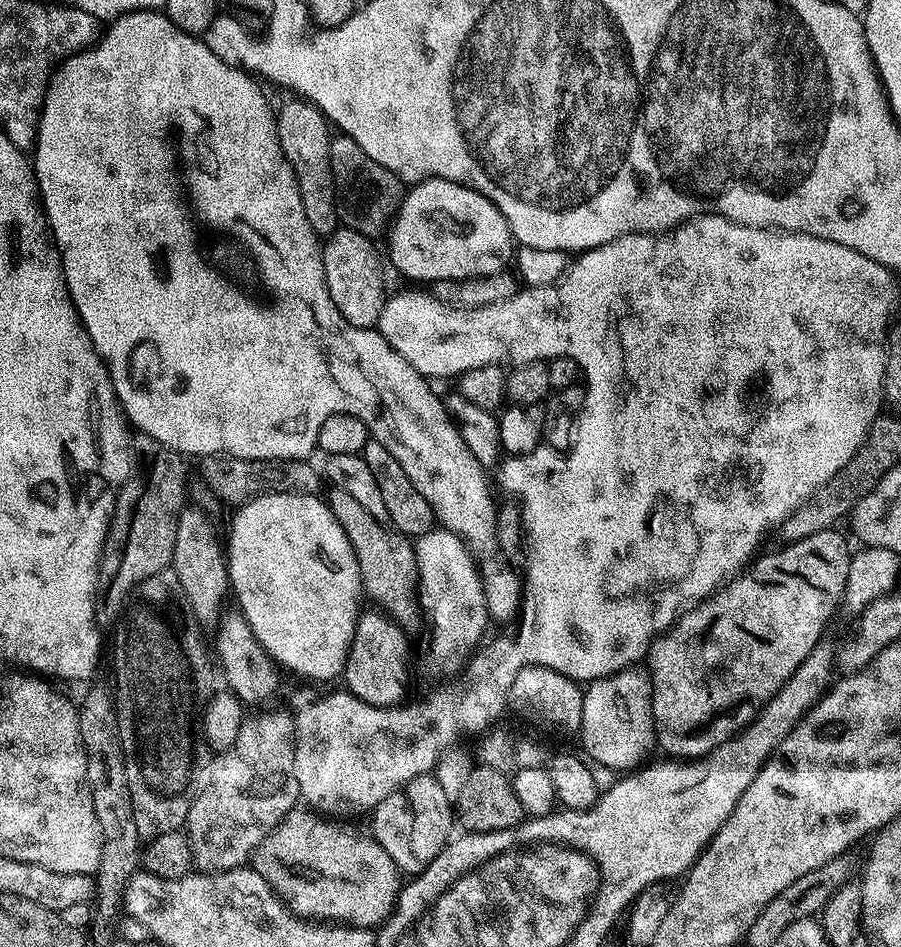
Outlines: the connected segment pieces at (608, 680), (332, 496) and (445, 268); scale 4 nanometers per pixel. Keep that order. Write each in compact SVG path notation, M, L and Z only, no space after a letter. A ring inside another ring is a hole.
M625 670L615 672L612 676L603 676L601 680L591 681L584 692L584 709L578 736L579 739L584 739L584 748L589 756L587 759L597 760L604 768L635 769L645 759L643 756L651 748L657 747L652 701L647 695L640 696L637 700L632 697L636 684L643 680L645 683L646 680L645 673L643 676L636 671L640 670Z
M329 487L326 503L334 518L338 518L338 526L346 534L350 546L356 555L360 582L365 593L368 592L377 600L379 607L384 609L393 620L404 622L417 607L416 595L416 549L413 541L407 536L393 534L384 530L385 525L374 519L346 490Z
M433 178L411 185L392 217L387 236L388 256L393 266L408 280L478 280L483 276L503 273L504 263L514 256L514 237L498 206L494 206L494 202L487 200L482 193L449 180Z

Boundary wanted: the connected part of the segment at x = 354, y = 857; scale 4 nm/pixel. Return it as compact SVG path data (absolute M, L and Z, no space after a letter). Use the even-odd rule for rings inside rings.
M304 806L291 808L286 814L286 818L276 829L267 836L264 844L259 848L254 857L254 867L257 872L262 874L262 878L266 878L266 882L274 889L277 896L288 905L297 915L305 918L315 918L320 922L339 922L347 924L353 928L371 928L384 923L391 915L396 904L396 897L400 894L402 887L402 876L396 867L396 863L390 858L390 854L386 854L386 850L382 850L382 846L367 831L359 832L356 828L351 828L348 824L339 824L339 819L329 818L327 815L321 814L315 810L309 810Z

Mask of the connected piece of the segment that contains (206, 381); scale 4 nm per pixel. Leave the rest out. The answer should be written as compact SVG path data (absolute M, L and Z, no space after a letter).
M156 10L151 14L128 12L125 16L117 16L115 20L107 25L107 28L108 33L105 36L103 33L95 41L94 46L89 46L82 52L75 52L53 71L52 78L48 81L48 88L44 91L44 104L40 107L40 126L34 145L34 153L36 152L34 171L36 173L36 187L40 189L40 202L44 206L44 216L48 220L48 230L57 250L60 251L60 261L64 267L68 293L74 302L76 313L79 314L84 328L90 334L90 342L94 342L94 350L104 360L108 373L112 375L116 401L124 409L129 425L137 433L162 442L162 446L179 452L185 458L221 455L246 458L247 460L303 460L311 457L311 452L315 453L317 451L318 430L322 430L322 422L326 422L326 418L330 418L334 414L345 412L351 416L358 417L367 426L369 437L378 441L382 446L386 446L386 450L390 450L390 454L394 454L398 466L402 466L402 470L406 470L406 474L410 478L410 482L414 482L418 494L422 494L422 498L426 498L426 502L430 502L432 513L436 515L437 521L443 527L447 528L449 532L458 532L465 538L471 537L471 532L485 531L488 528L488 519L494 514L494 501L490 499L490 490L488 489L490 480L489 477L484 477L486 468L480 465L477 458L474 458L474 455L467 449L457 425L444 408L443 399L439 395L436 397L428 389L429 381L420 376L400 354L393 350L390 342L386 342L386 338L382 338L380 331L376 328L350 326L350 322L346 322L346 318L342 318L338 306L334 306L334 298L330 298L330 290L326 284L308 282L314 276L300 276L300 236L306 236L312 227L310 226L310 221L306 218L306 210L302 210L302 194L298 190L296 175L290 166L290 162L282 154L282 146L278 142L274 108L268 105L268 100L264 97L263 90L259 88L261 85L243 68L233 69L226 62L222 62L222 58L218 58L218 54L214 54L214 50L210 50L200 36L191 36L189 32L179 31L175 22L163 11Z

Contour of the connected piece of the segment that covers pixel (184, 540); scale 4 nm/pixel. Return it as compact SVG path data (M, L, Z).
M185 506L178 518L178 530L174 534L174 554L170 565L186 590L188 604L197 618L217 617L225 603L224 595L230 592L228 583L228 561L222 536L216 533L216 524L200 508Z

